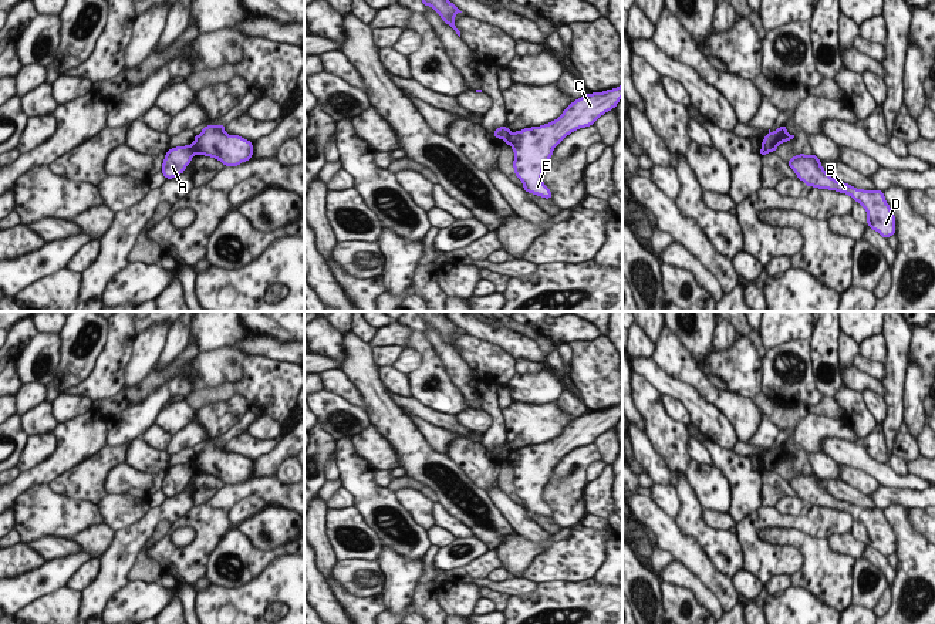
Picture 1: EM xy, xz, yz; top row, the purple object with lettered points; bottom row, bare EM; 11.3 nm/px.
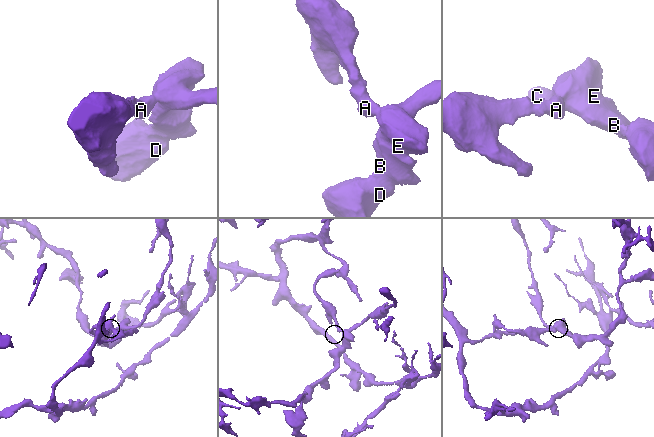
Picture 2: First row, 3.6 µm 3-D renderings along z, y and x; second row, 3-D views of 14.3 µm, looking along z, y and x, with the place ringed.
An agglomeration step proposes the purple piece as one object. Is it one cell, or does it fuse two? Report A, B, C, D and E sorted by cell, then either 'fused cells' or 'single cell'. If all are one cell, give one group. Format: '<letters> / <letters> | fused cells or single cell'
A / B C D E | fused cells

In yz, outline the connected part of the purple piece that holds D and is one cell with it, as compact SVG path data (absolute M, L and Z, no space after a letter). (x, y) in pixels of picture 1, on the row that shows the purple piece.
M801 152L793 156L787 165L806 186L850 195L854 202L858 202L867 210L867 225L884 239L895 235L895 216L885 200L884 192L878 189L872 192L857 189L848 183L836 181L823 169L821 161L814 154L807 156Z

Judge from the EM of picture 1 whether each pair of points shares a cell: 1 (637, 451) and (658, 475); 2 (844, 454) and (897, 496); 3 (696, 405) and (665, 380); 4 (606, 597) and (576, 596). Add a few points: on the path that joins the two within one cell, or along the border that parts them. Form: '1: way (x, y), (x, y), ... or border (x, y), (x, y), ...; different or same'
1: way (642, 455), (657, 469); same
2: border (881, 485), (920, 491); different
3: way (689, 398), (672, 387); same
4: way (598, 597), (591, 594), (583, 596); same

